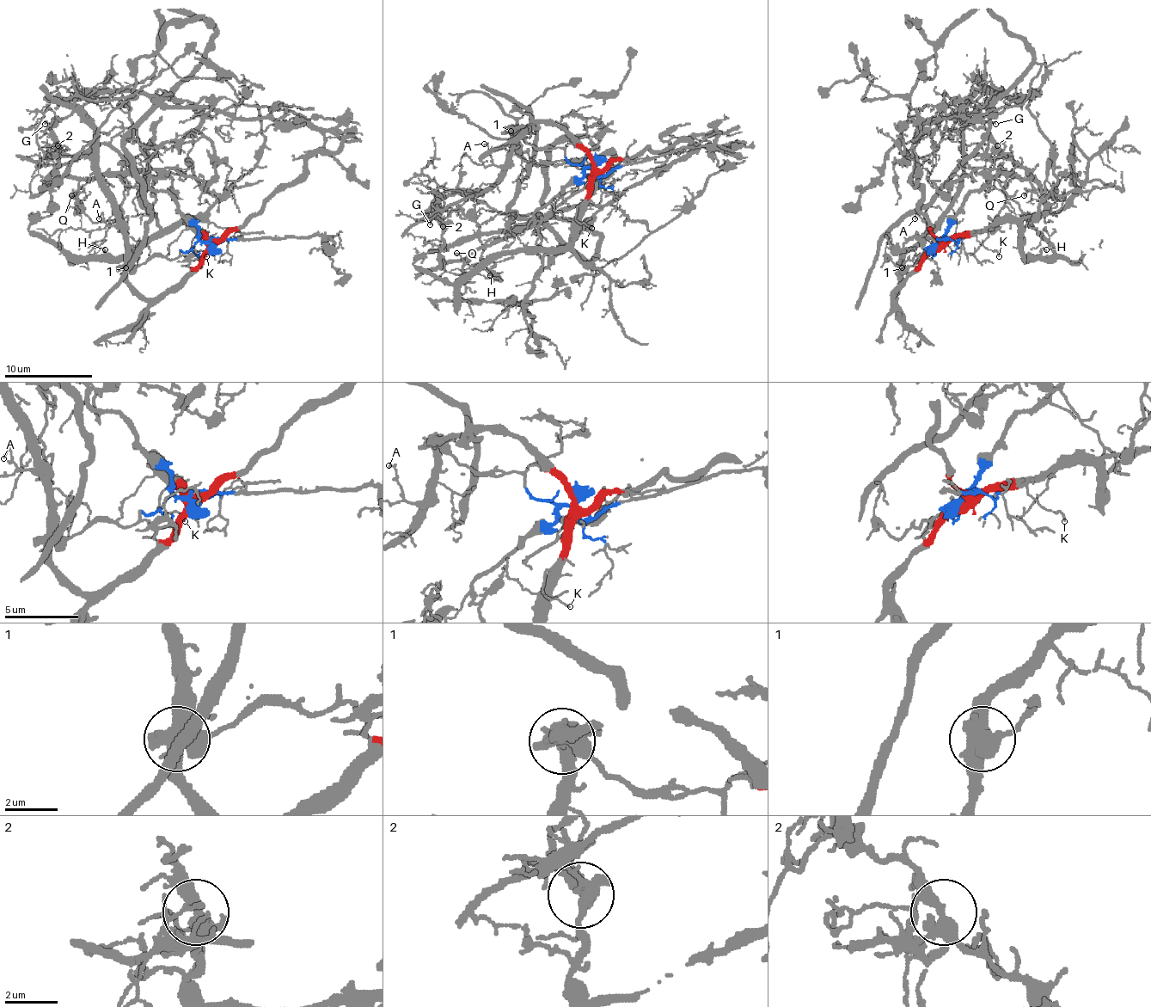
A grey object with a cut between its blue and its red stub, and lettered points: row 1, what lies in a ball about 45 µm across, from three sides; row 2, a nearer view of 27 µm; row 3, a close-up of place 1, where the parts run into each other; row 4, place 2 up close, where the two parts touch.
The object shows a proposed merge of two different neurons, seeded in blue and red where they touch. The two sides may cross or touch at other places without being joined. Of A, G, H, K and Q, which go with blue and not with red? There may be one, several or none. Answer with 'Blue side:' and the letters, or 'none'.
Blue side: G, Q

